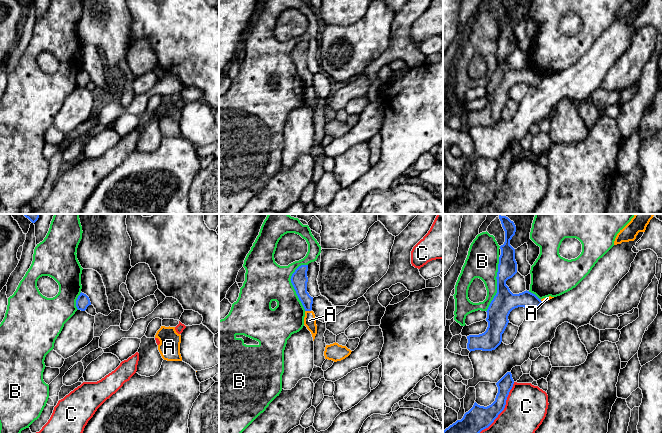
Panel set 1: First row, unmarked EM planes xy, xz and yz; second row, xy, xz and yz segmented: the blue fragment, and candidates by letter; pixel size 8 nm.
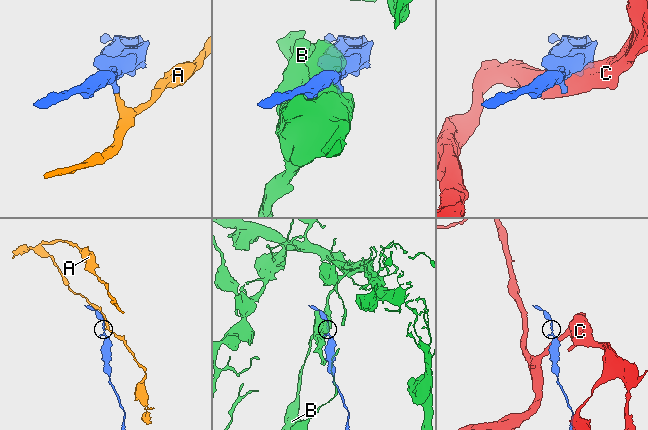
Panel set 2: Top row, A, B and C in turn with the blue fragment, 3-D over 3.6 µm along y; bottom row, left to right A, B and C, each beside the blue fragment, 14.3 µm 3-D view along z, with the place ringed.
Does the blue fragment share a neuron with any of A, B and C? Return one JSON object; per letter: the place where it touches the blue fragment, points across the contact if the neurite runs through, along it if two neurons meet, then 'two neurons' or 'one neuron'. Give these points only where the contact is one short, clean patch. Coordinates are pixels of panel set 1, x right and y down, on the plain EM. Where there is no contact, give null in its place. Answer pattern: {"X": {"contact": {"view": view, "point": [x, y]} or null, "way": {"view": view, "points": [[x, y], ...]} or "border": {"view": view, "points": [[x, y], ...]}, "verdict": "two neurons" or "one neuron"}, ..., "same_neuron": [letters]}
{"A": {"contact": {"view": "xz", "point": [308, 86]}, "border": {"view": "xz", "points": [[305, 86], [310, 87]]}, "verdict": "two neurons"}, "B": {"contact": {"view": "yz", "point": [497, 60]}, "verdict": "two neurons"}, "C": {"contact": {"view": "yz", "point": [502, 186]}, "verdict": "two neurons"}, "same_neuron": []}

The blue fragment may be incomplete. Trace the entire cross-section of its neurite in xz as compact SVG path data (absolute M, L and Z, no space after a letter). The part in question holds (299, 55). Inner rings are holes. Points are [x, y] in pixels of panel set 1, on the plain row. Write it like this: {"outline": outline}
{"outline": "M308 41L299 42L292 50L290 56L305 87L311 87L313 80L313 73L311 73L307 68L307 58L308 58L307 47Z"}

